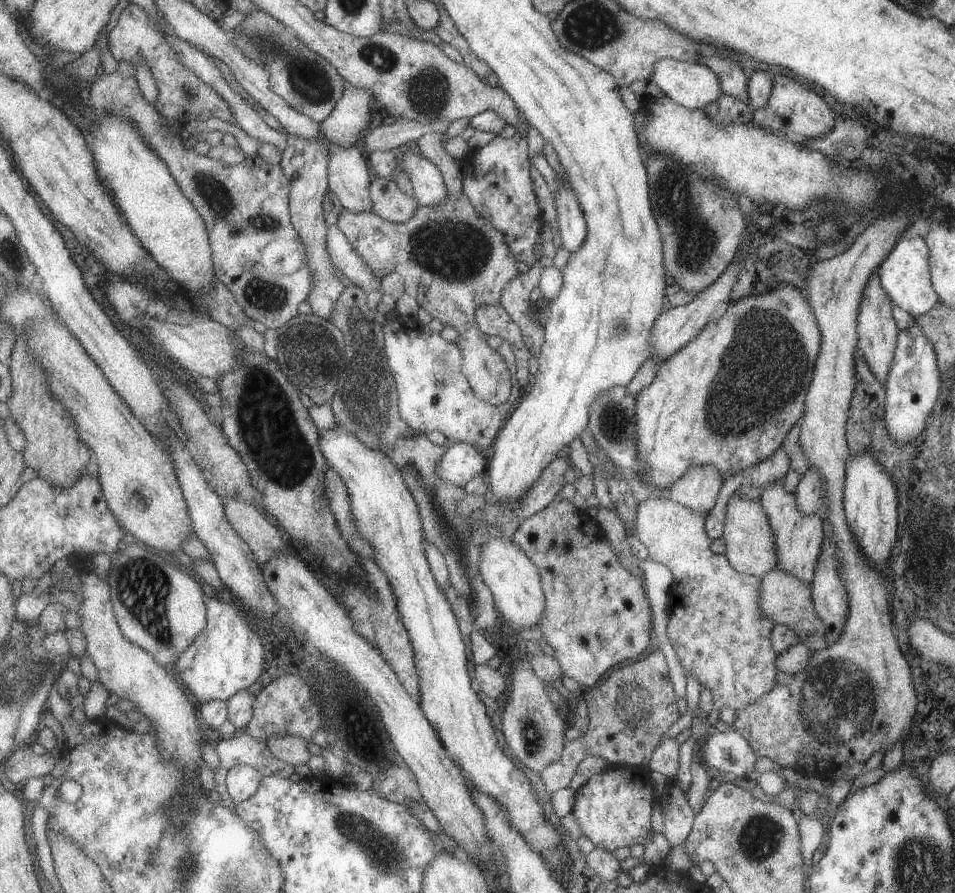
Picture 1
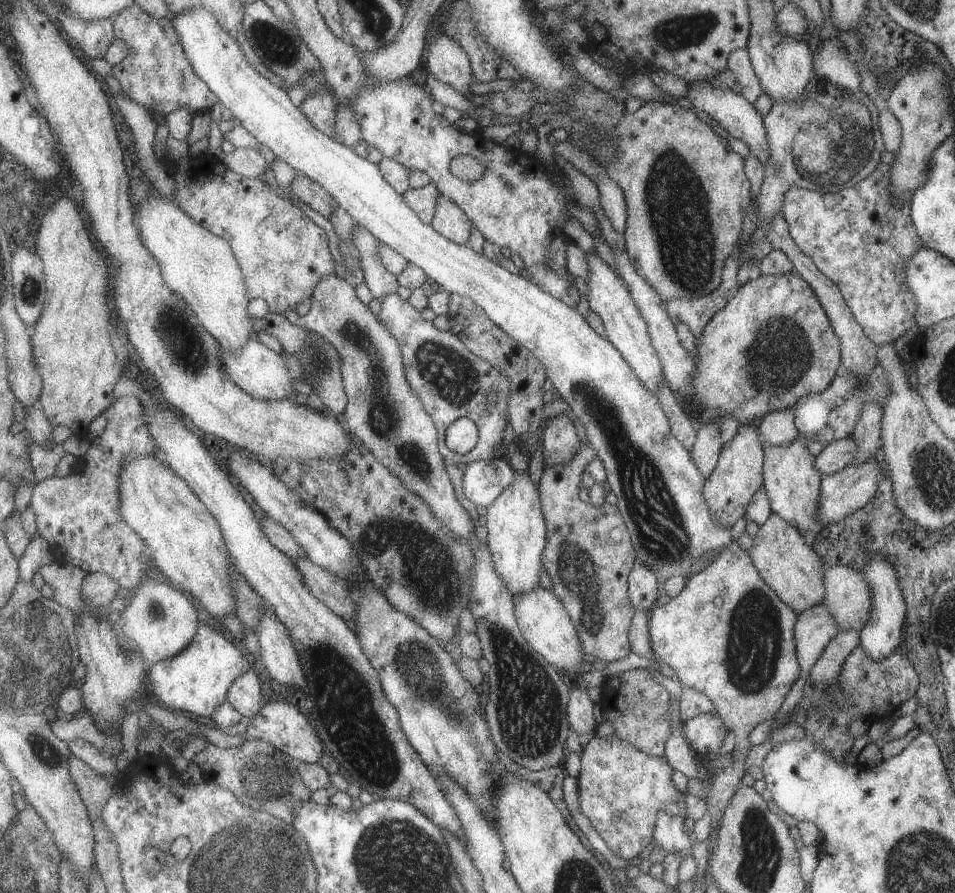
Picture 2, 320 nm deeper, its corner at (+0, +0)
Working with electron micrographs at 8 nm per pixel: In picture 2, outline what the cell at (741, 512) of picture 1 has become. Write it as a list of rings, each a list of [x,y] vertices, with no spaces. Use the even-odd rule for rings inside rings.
[[[771,512],[759,526],[748,554],[761,581],[793,610],[795,616],[823,600],[822,561],[807,539],[777,514]]]

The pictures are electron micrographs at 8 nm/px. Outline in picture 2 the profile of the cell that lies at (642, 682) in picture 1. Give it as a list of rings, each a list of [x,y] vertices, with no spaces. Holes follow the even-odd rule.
[[[633,669],[607,678],[602,684],[603,690],[597,704],[603,716],[611,722],[613,735],[629,742],[647,756],[664,757],[664,746],[669,732],[667,712],[670,702],[668,690],[655,682],[652,672],[645,669]]]

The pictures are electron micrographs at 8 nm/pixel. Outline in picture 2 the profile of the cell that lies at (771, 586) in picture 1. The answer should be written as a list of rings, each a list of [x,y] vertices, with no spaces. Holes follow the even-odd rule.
[[[824,566],[823,600],[839,631],[861,631],[869,618],[871,592],[865,576],[845,566]]]

